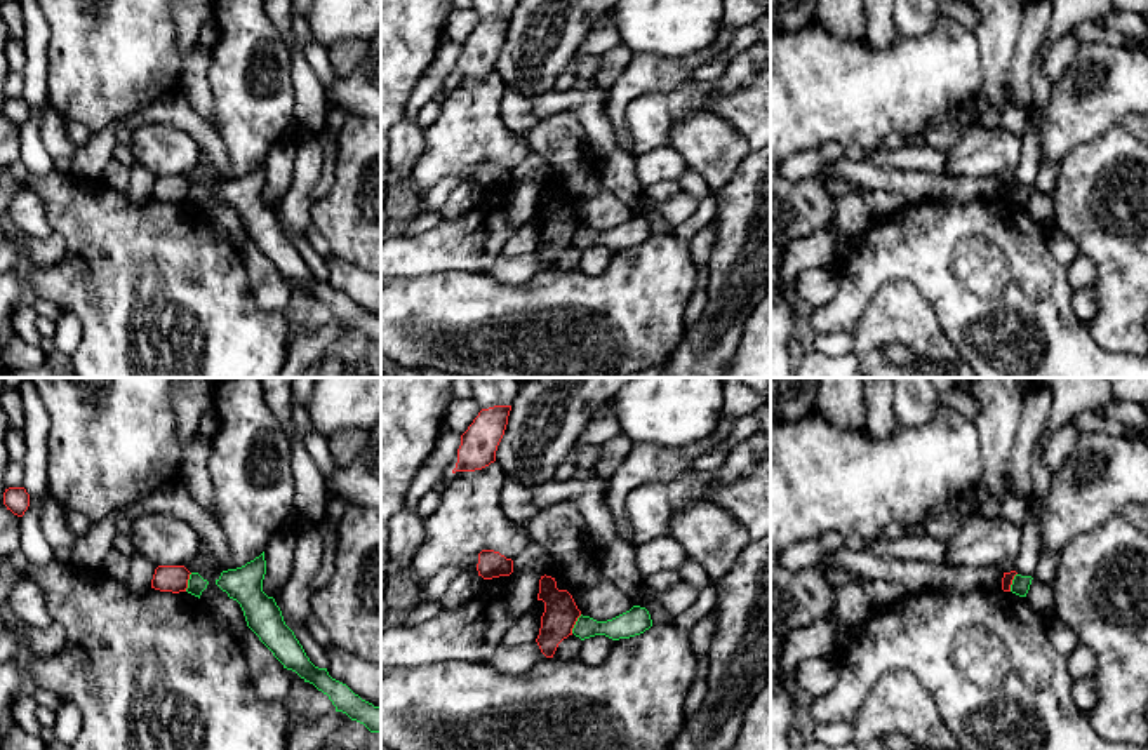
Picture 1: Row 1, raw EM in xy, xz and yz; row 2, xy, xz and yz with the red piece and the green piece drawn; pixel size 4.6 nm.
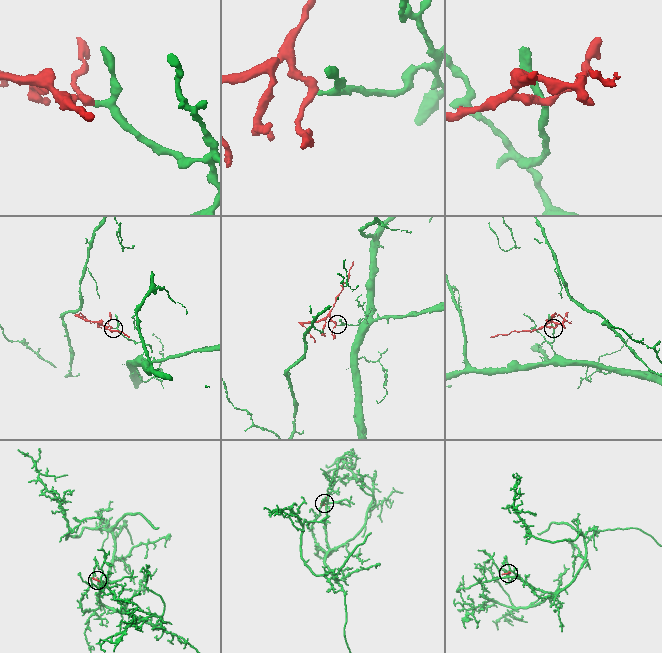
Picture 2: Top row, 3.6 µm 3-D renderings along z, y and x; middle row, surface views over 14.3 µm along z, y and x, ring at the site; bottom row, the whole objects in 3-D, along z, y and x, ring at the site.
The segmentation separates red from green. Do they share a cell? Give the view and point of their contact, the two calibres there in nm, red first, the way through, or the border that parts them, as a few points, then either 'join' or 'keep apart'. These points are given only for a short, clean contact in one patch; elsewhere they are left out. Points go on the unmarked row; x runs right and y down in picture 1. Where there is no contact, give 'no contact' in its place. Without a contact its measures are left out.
xy (186, 192) | 130/80 nm | along xy (192, 183), (185, 200) | keep apart

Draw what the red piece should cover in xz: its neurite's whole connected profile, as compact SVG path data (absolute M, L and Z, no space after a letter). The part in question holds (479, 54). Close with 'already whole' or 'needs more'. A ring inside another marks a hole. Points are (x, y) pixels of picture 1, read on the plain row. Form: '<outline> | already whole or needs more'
M511 16L482 19L461 45L456 82L475 82L496 71L497 56L504 45Z | already whole

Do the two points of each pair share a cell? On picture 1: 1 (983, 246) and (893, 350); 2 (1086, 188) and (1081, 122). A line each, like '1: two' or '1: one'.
1: two
2: two

